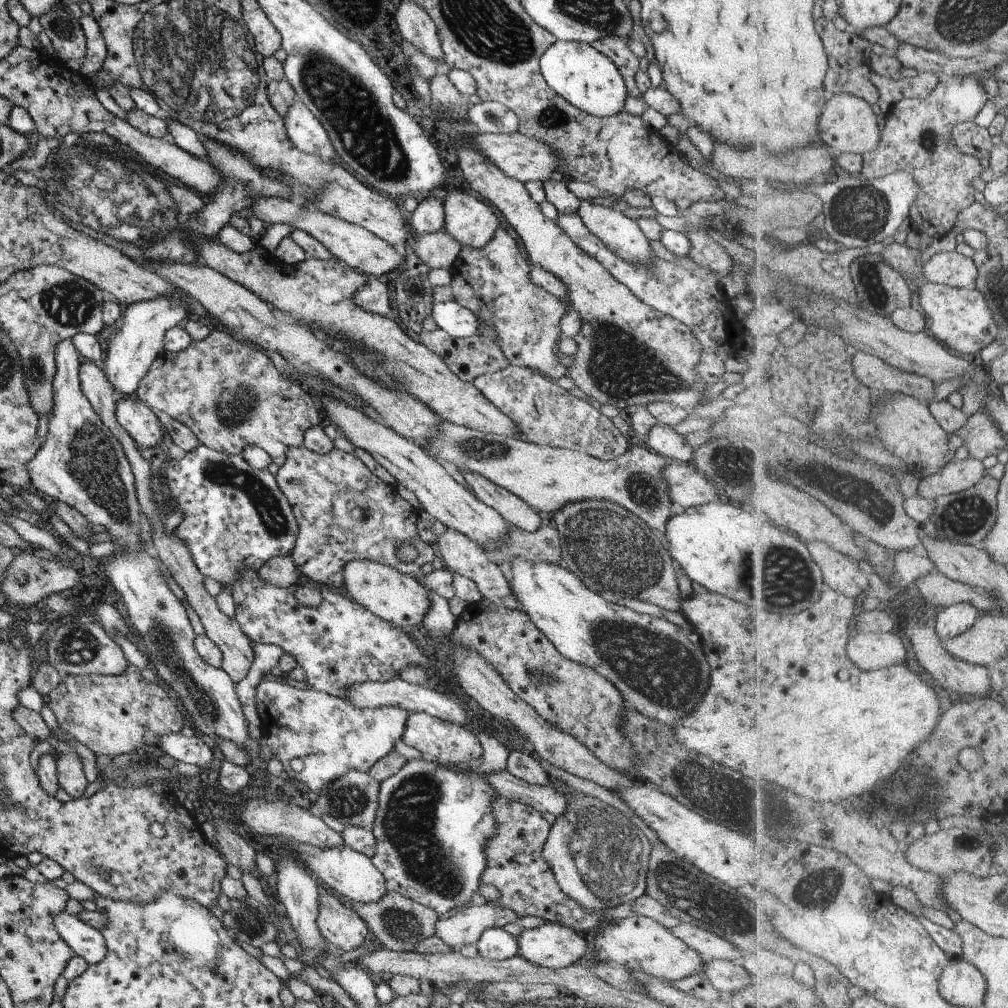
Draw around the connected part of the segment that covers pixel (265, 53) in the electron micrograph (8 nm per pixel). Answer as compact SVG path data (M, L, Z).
M255 8L253 12L242 11L242 21L247 33L254 40L254 50L258 55L262 58L272 57L280 48L281 36L267 20L267 16L259 8Z

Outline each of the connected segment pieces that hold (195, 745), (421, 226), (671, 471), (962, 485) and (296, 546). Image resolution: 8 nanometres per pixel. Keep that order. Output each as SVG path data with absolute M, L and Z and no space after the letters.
M179 733L165 734L157 738L155 746L173 760L196 765L201 771L217 768L218 765L212 760L211 748L205 745L200 736L186 738Z
M418 197L418 204L412 213L407 222L412 237L431 234L442 229L442 202L437 198Z
M671 461L666 466L663 466L661 476L663 476L663 482L667 484L667 496L669 496L669 500L679 504L681 508L694 508L695 506L715 502L717 498L723 498L723 496L715 494L715 488L711 486L703 474L693 468L690 462Z
M967 457L963 461L950 462L937 474L925 477L918 495L930 502L951 494L959 494L976 486L986 476L985 464L977 458Z
M303 446L289 448L285 462L281 464L274 478L297 524L297 535L289 556L300 577L306 581L316 586L341 589L341 566L347 560L374 561L415 579L420 575L421 566L433 560L433 550L424 546L415 549L417 556L413 562L405 564L395 556L395 550L399 548L399 544L403 544L403 540L414 539L417 511L398 496L394 486L373 476L354 455L335 448L323 455L309 452Z

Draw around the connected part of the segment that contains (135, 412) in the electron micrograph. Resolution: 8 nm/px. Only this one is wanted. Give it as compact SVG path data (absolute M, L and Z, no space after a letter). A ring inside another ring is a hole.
M121 398L121 400L115 404L114 414L117 423L127 432L127 435L139 448L153 448L162 442L165 430L159 423L157 416L136 398L133 400L131 400L131 398Z

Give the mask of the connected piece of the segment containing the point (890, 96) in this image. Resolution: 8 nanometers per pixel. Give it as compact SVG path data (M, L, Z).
M873 71L871 80L877 86L880 92L879 98L881 98L877 102L880 111L877 115L879 133L885 129L886 116L889 112L892 113L895 105L905 99L925 99L940 84L939 76L935 72L921 72L916 77L893 80L893 78L881 76Z

